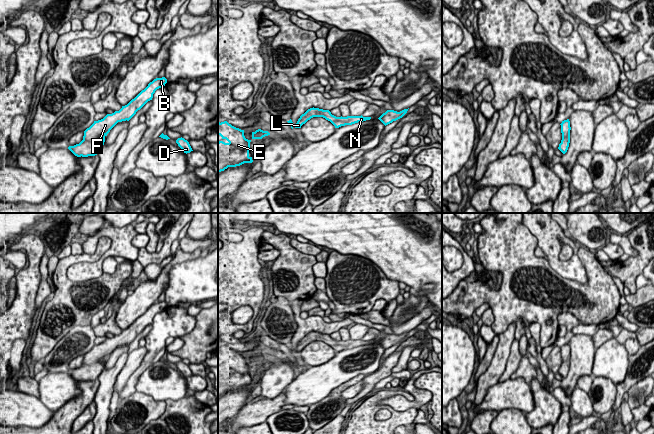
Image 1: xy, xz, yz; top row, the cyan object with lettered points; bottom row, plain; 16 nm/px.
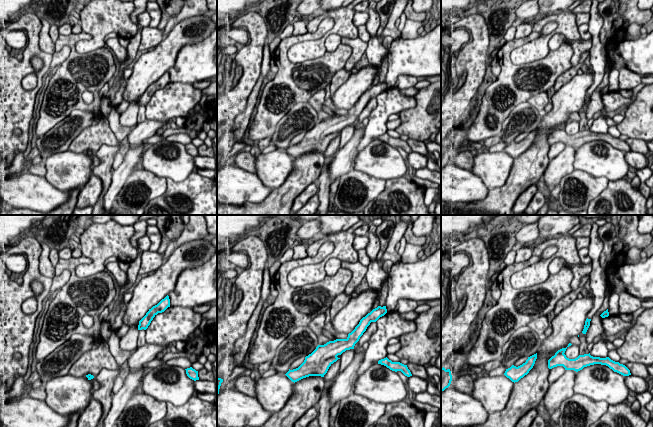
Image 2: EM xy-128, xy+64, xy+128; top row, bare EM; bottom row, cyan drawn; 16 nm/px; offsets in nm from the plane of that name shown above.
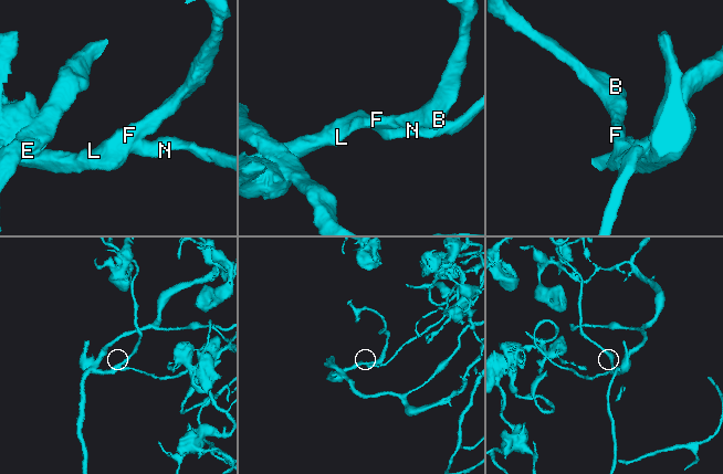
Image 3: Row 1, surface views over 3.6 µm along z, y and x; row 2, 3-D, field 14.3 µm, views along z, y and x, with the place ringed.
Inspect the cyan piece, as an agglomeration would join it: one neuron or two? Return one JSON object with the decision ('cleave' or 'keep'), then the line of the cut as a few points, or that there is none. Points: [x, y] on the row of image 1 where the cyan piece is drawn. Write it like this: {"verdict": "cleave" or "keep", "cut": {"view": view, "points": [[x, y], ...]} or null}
{"verdict": "keep", "cut": null}

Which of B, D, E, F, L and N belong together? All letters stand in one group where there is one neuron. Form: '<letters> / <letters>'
B D E F L N

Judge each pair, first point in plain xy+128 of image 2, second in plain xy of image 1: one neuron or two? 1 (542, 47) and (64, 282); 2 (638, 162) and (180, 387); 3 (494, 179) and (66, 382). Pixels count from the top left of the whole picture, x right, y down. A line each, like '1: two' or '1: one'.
1: two
2: two
3: one

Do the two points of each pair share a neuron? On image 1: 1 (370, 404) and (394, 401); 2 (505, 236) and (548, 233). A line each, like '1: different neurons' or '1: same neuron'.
1: different neurons
2: different neurons

